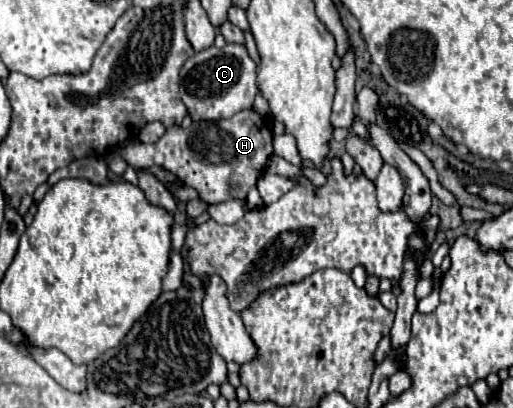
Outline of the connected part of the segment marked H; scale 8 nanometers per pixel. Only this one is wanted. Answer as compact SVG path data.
M243 110L227 120L193 122L189 128L167 128L167 132L153 144L127 142L119 146L121 156L133 168L161 166L175 174L179 182L195 188L205 204L221 204L227 200L245 202L249 188L257 184L263 168L273 154L273 134L269 126L253 112Z

